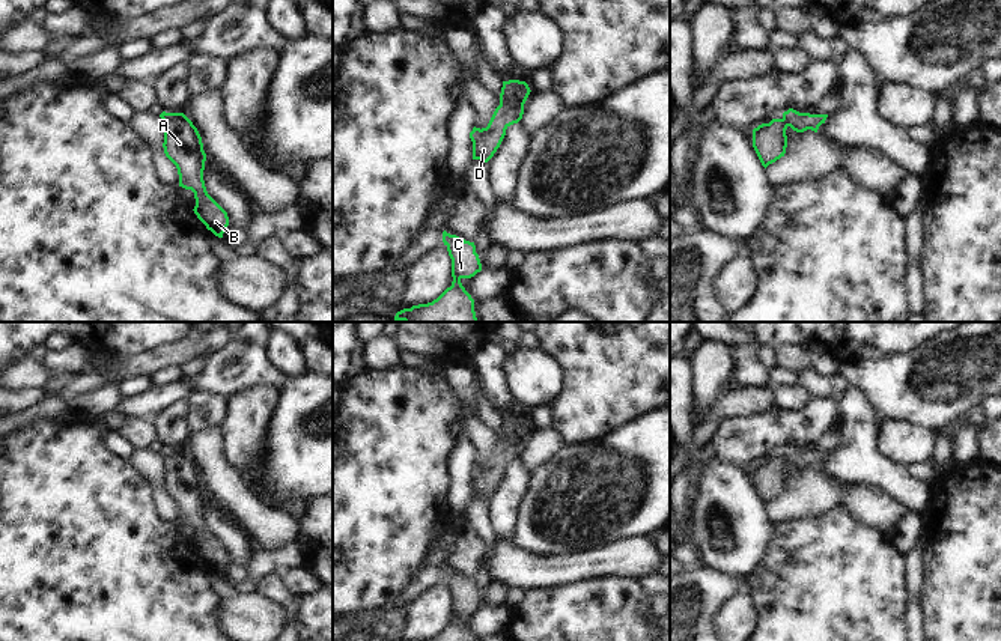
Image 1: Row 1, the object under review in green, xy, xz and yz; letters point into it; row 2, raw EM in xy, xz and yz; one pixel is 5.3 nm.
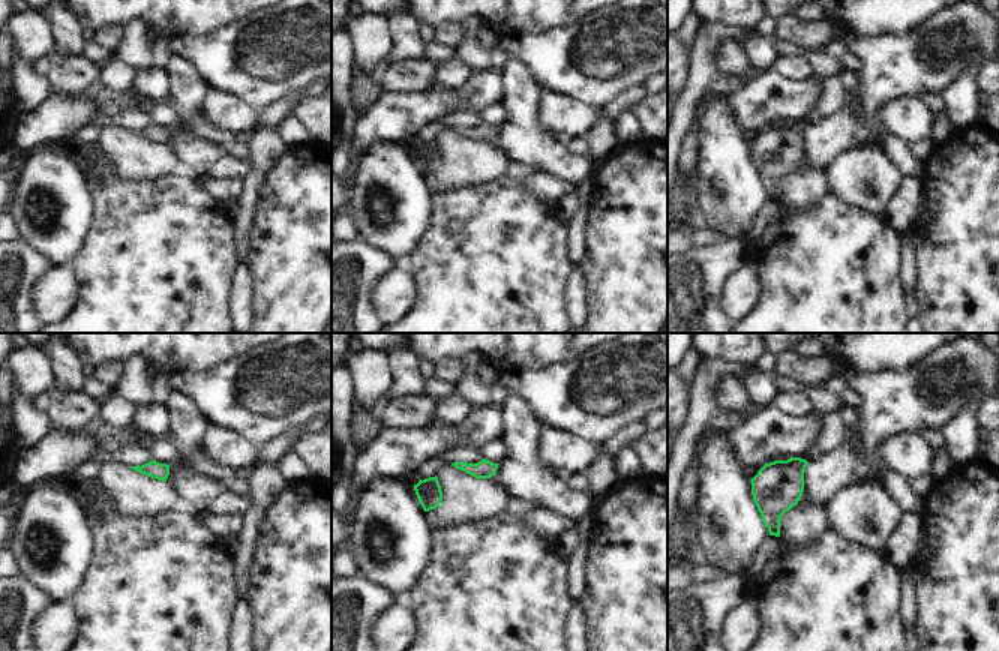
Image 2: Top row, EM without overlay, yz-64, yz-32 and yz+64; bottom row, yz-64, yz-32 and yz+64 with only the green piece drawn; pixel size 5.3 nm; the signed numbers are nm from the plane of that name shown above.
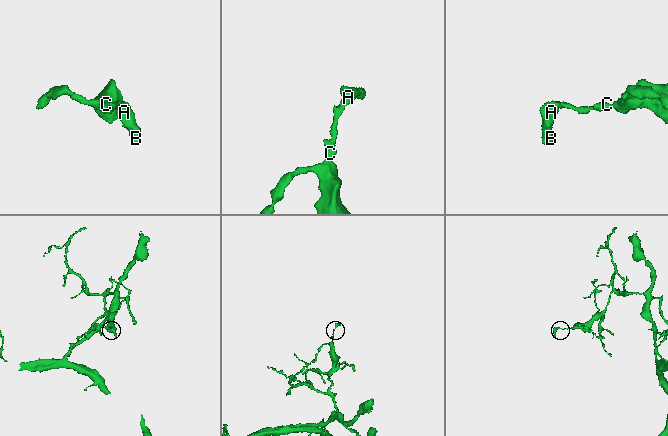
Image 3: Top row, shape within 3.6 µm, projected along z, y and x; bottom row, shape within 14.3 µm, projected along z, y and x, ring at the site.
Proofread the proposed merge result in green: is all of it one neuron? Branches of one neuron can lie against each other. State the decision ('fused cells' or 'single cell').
single cell

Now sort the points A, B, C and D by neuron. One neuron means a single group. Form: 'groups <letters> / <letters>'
groups A B C D

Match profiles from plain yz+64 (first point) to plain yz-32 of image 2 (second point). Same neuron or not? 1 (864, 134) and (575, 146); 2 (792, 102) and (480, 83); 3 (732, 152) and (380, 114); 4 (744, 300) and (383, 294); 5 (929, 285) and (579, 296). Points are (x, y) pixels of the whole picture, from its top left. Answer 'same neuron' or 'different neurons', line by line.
1: different neurons
2: same neuron
3: different neurons
4: same neuron
5: different neurons

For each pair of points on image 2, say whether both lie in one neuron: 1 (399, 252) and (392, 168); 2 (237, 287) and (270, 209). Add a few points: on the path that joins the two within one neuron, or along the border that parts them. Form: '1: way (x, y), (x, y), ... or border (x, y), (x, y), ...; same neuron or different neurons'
1: way (399, 231), (399, 204), (402, 200), (392, 189); same neuron
2: border (245, 261), (249, 270), (252, 299); different neurons

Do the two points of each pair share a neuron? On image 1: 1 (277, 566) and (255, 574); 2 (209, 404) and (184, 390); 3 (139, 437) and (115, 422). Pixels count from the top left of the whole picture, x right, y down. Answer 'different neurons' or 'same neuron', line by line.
1: same neuron
2: different neurons
3: same neuron

